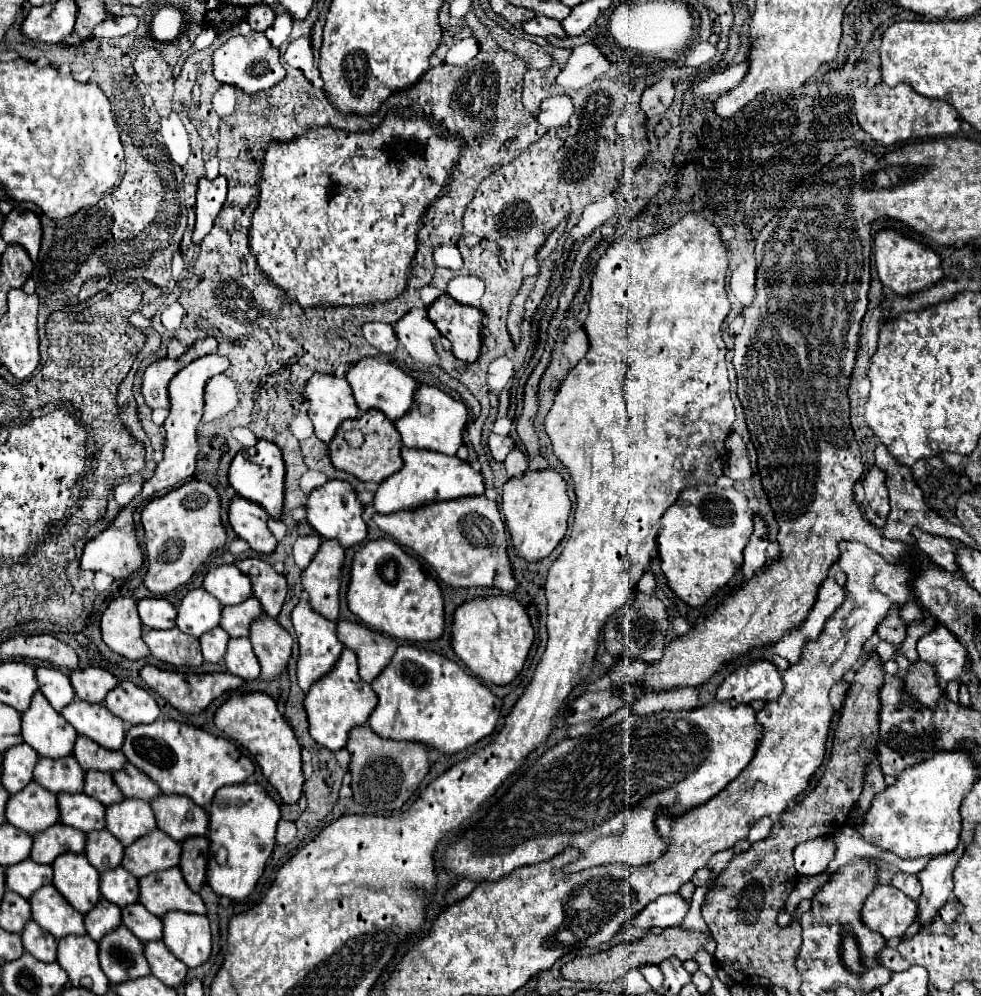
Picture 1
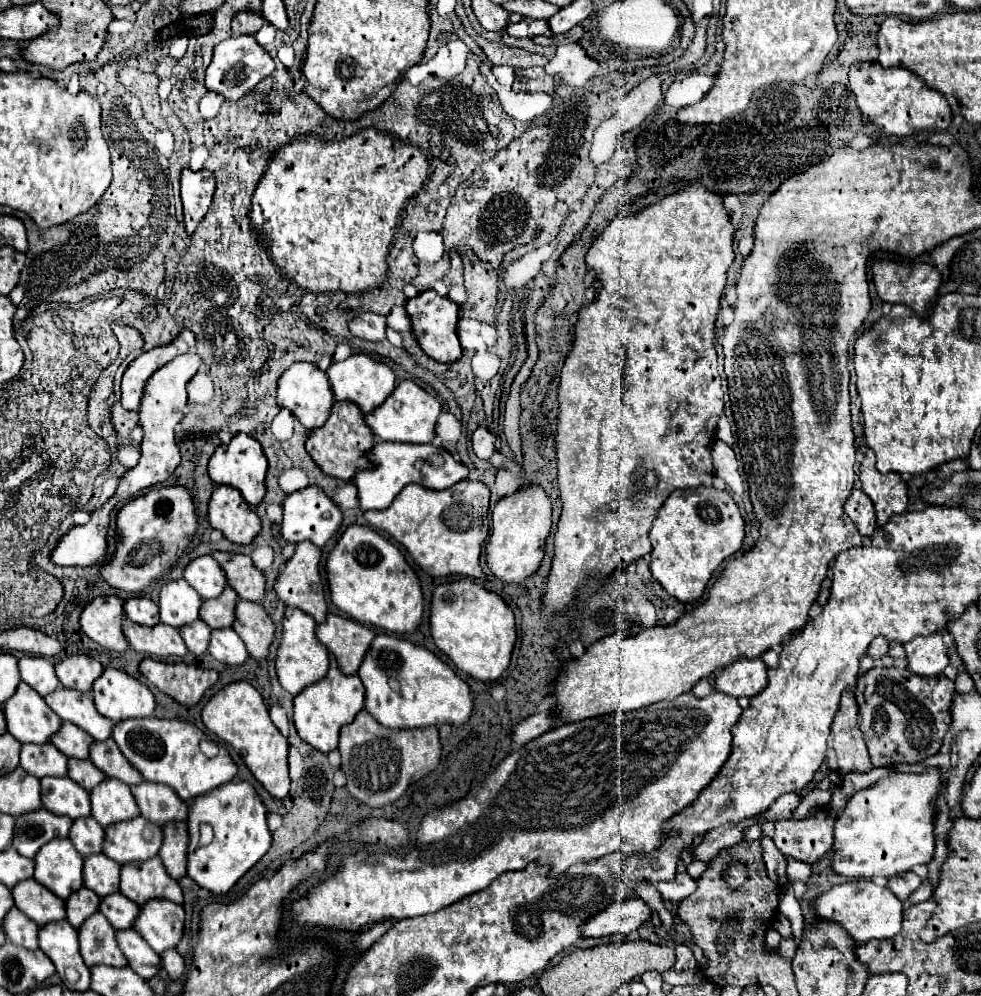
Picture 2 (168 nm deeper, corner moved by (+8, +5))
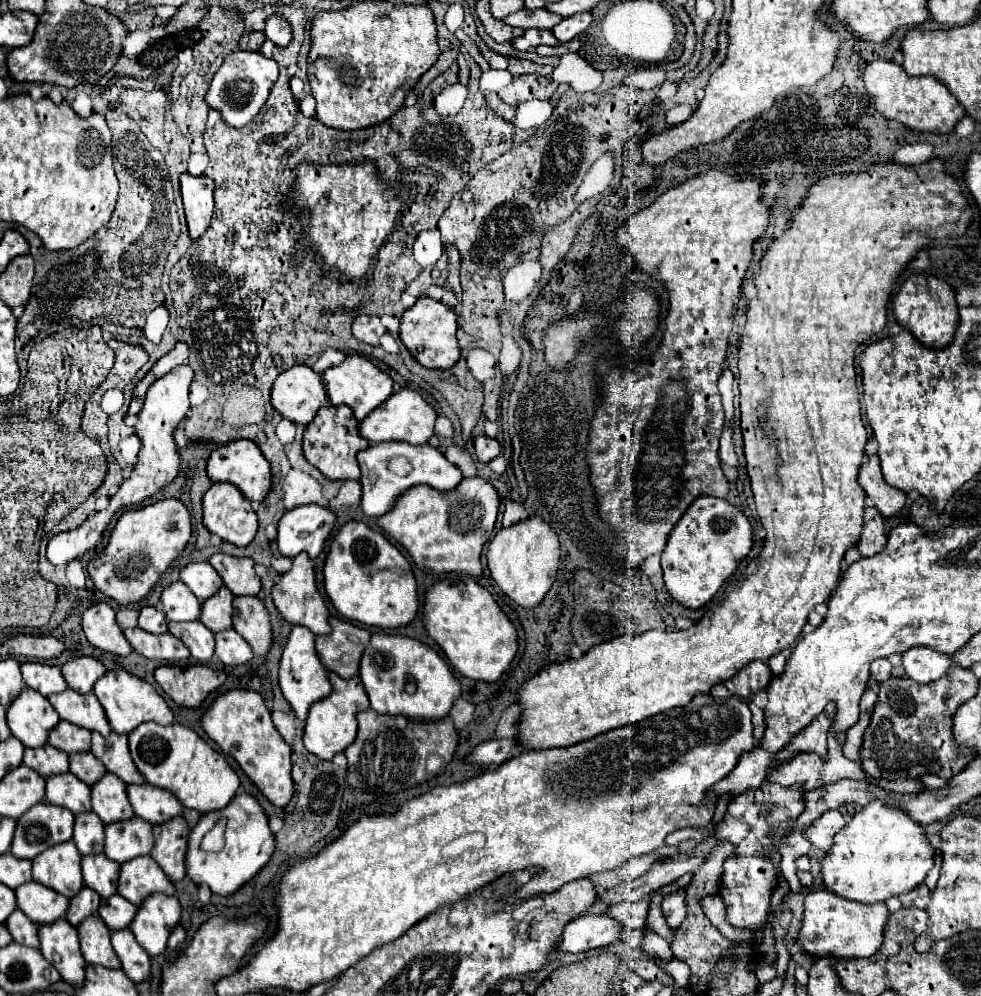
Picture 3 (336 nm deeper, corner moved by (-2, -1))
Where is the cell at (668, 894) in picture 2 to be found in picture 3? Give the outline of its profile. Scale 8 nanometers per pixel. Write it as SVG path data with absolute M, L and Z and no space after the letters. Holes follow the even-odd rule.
M677 890L677 892L671 892L663 904L663 916L665 916L665 922L671 926L671 930L677 930L679 924L683 922L685 918L685 890Z

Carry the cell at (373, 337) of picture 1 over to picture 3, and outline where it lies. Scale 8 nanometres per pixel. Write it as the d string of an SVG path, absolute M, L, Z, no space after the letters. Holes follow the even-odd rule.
M357 316L353 320L353 336L365 344L379 346L379 338L385 334L385 326L379 316Z

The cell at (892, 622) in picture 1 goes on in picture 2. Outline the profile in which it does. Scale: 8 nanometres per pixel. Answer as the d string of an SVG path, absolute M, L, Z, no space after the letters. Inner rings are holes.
M877 636L871 644L869 644L869 654L873 658L881 658L883 654L887 654L887 648L889 648L889 640L883 638L883 636Z

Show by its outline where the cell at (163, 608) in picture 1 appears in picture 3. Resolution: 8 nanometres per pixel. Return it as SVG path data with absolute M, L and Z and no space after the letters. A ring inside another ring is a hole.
M145 606L139 614L139 628L153 634L165 634L167 632L167 618L161 610L153 606Z

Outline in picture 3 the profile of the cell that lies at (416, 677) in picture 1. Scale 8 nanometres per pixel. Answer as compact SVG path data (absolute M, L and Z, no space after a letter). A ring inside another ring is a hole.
M371 634L361 656L359 678L365 686L369 706L379 714L405 714L407 718L441 720L449 714L453 700L461 694L457 678L433 648L397 634Z

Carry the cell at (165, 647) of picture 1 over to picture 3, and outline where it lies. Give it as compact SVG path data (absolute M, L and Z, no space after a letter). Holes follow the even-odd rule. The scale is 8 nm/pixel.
M131 628L123 630L125 638L133 646L135 652L139 652L145 658L151 660L185 660L189 658L189 650L179 642L179 638L173 638L169 632L167 634L149 634L141 628Z

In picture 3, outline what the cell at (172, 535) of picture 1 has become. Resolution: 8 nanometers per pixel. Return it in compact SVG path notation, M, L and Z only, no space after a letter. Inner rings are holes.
M161 500L137 510L127 510L117 520L117 526L109 534L109 542L103 552L97 554L97 558L87 562L87 572L91 572L91 580L99 592L113 598L119 604L133 604L143 600L153 584L159 580L159 576L169 568L169 564L179 556L179 552L185 548L185 544L191 538L191 518L187 508L179 500Z

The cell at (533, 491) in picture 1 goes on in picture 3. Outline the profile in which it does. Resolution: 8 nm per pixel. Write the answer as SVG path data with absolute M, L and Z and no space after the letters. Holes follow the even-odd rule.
M527 518L511 528L497 532L487 550L487 566L497 586L519 606L535 608L541 604L559 568L559 542L557 536L541 522L541 518Z

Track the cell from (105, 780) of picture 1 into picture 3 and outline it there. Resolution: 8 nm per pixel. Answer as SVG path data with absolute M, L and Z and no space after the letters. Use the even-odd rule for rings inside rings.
M79 752L79 754L71 754L69 756L69 770L83 782L87 782L89 786L95 784L99 778L103 778L103 774L107 772L105 766L91 754L91 752Z

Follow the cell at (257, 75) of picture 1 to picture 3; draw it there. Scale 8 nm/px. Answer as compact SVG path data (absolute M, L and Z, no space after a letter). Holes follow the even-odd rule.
M237 50L233 54L229 54L223 60L221 68L215 72L211 86L205 94L205 102L209 108L217 110L229 126L243 128L259 114L261 106L267 102L269 90L275 84L277 76L279 76L279 68L273 58L265 58L261 52Z

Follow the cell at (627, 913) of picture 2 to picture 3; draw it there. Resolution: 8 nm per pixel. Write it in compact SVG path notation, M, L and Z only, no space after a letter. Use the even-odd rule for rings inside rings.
M605 914L581 916L563 928L561 940L557 942L557 950L579 954L593 948L603 948L619 940L621 930L623 924Z

